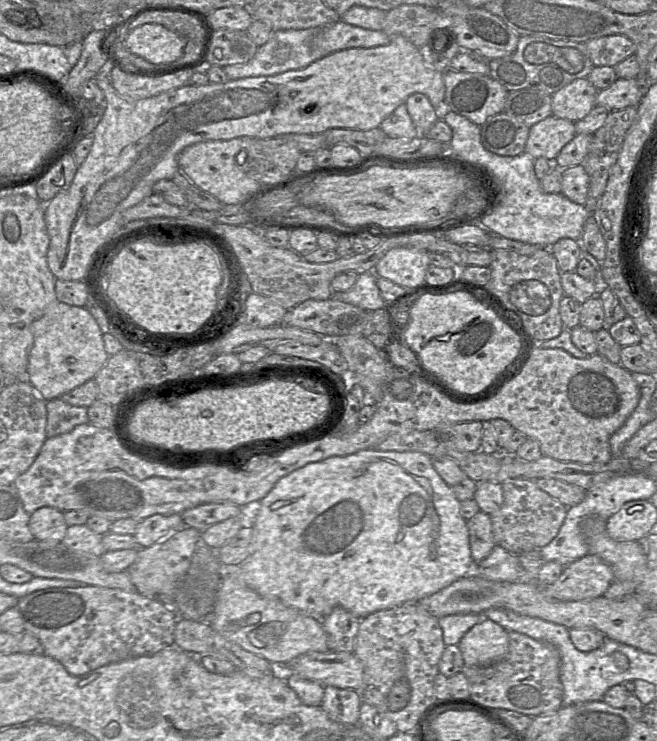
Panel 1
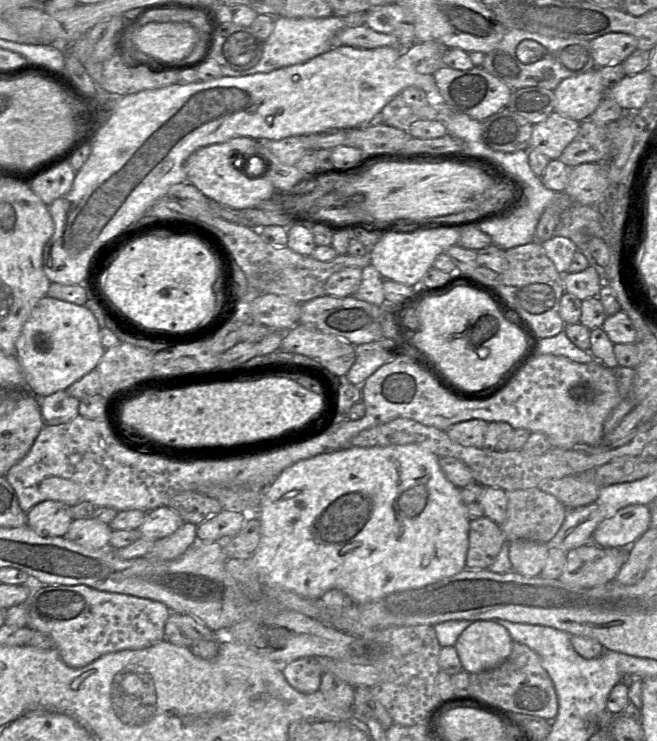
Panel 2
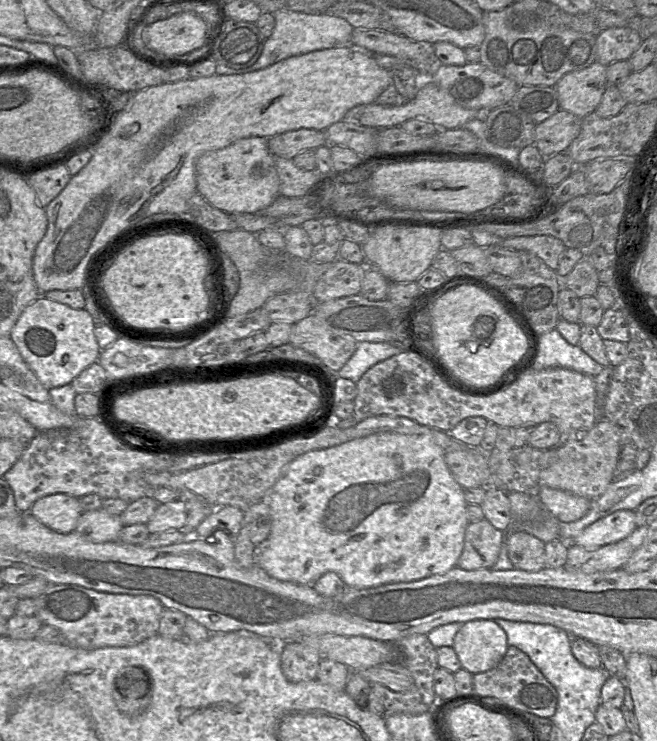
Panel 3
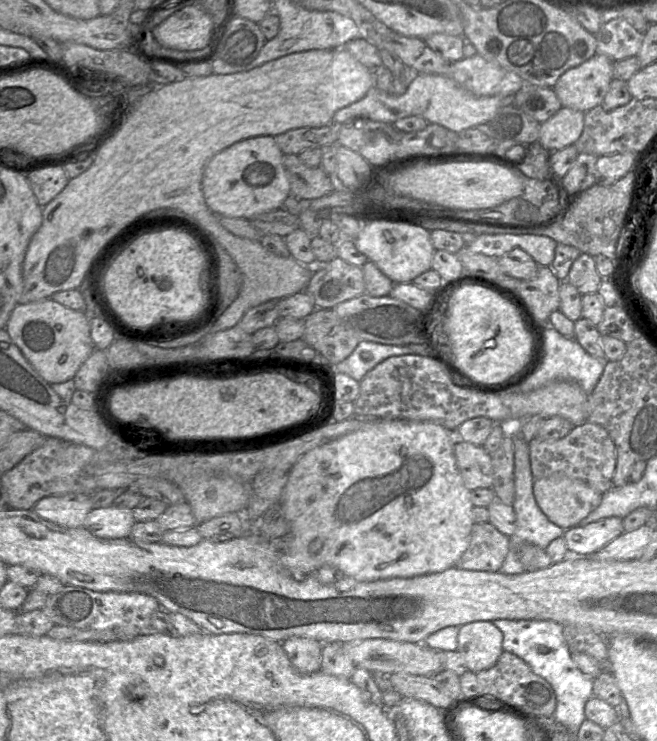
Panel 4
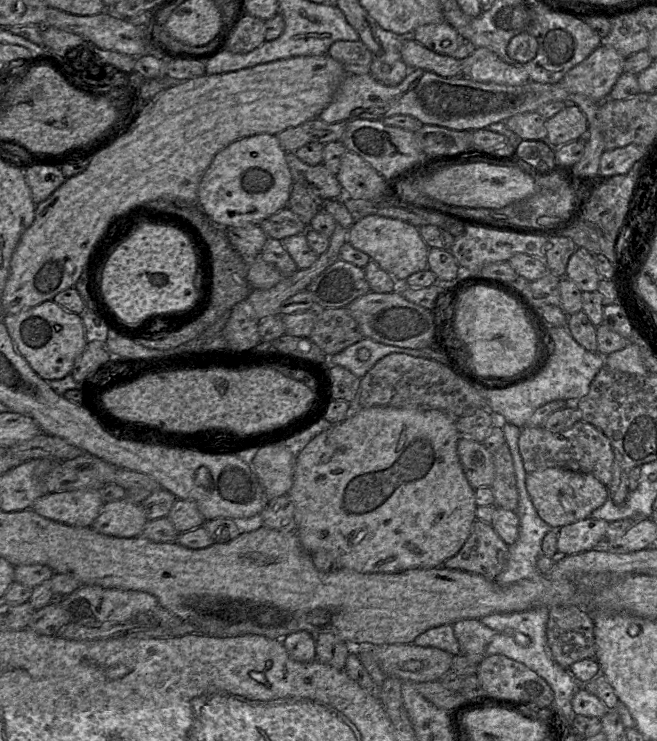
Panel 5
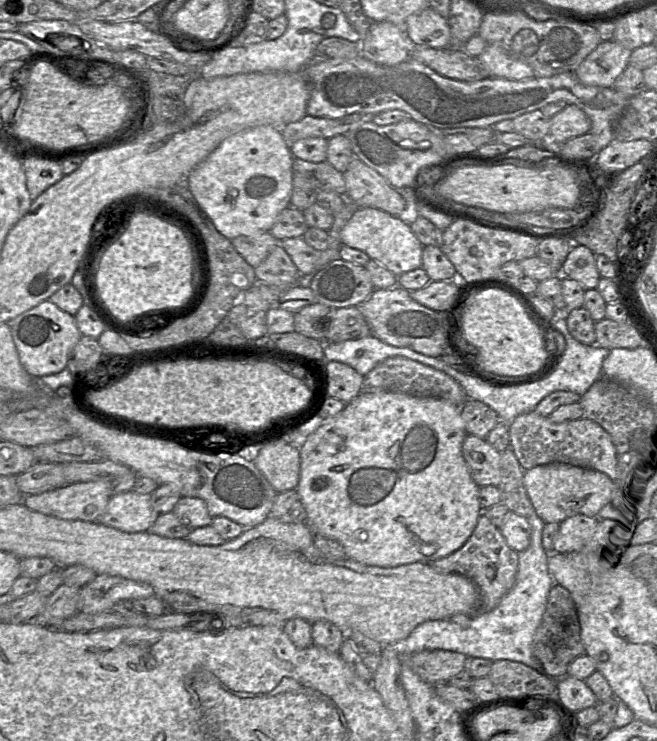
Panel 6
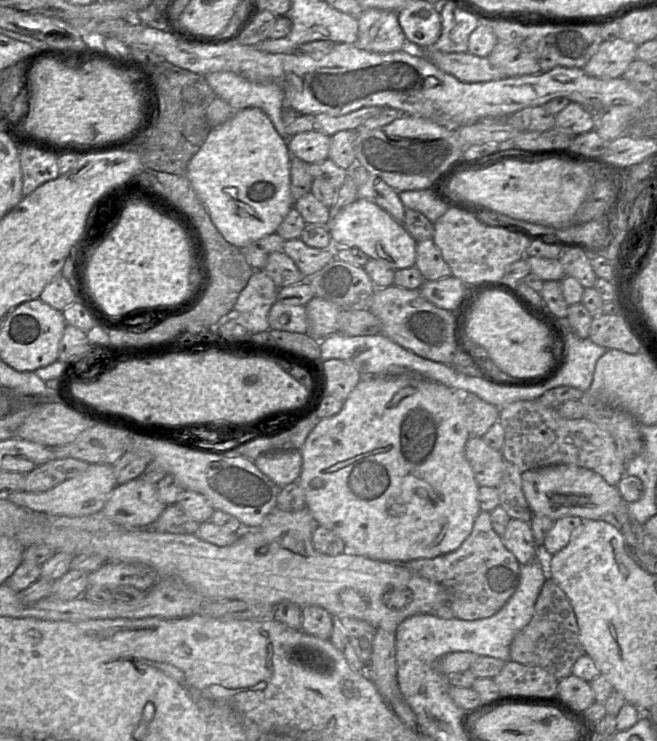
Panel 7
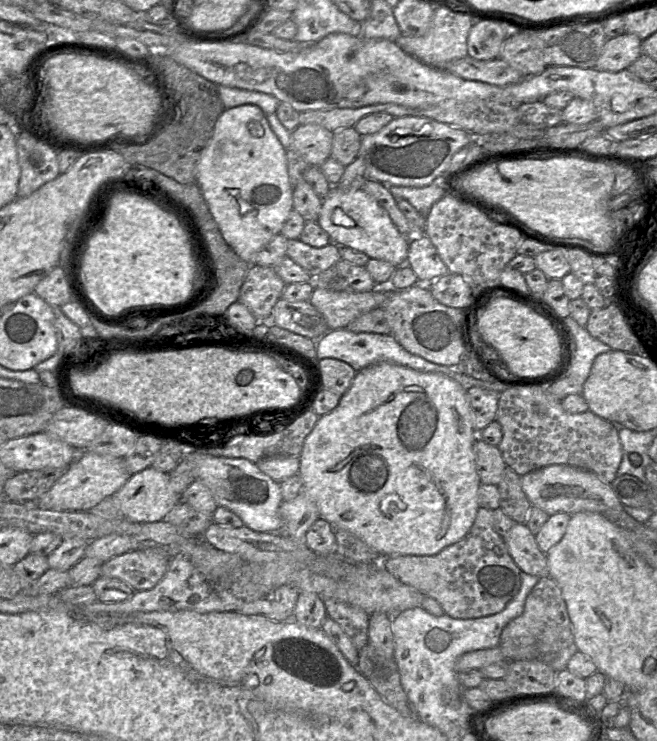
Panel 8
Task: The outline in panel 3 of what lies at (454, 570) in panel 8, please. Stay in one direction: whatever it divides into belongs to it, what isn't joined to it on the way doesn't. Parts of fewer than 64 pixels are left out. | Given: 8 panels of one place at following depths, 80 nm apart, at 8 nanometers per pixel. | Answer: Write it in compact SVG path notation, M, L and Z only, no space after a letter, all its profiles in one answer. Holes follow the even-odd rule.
M485 518L470 522L464 538L464 548L456 567L463 570L490 569L496 563L506 539L506 533L496 529Z

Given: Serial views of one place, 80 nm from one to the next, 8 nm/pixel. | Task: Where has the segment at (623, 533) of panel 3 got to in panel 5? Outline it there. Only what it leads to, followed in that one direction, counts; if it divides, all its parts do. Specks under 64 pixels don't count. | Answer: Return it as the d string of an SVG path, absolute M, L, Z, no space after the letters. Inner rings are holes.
M586 518L557 529L559 556L573 555L602 546L609 522Z

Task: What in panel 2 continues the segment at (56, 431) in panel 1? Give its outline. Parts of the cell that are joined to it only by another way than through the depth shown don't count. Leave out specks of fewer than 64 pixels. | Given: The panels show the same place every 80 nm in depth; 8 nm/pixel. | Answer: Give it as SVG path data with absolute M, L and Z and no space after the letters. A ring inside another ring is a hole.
M57 391L40 399L40 409L45 425L60 425L72 421L79 415L79 399Z

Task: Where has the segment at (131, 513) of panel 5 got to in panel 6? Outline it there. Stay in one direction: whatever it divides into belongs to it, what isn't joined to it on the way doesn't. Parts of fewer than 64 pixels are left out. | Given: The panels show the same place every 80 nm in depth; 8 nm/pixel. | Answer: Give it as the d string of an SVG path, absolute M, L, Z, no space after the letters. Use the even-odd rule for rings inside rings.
M131 490L111 496L98 521L126 533L136 533L149 531L157 516L150 502L150 494Z

